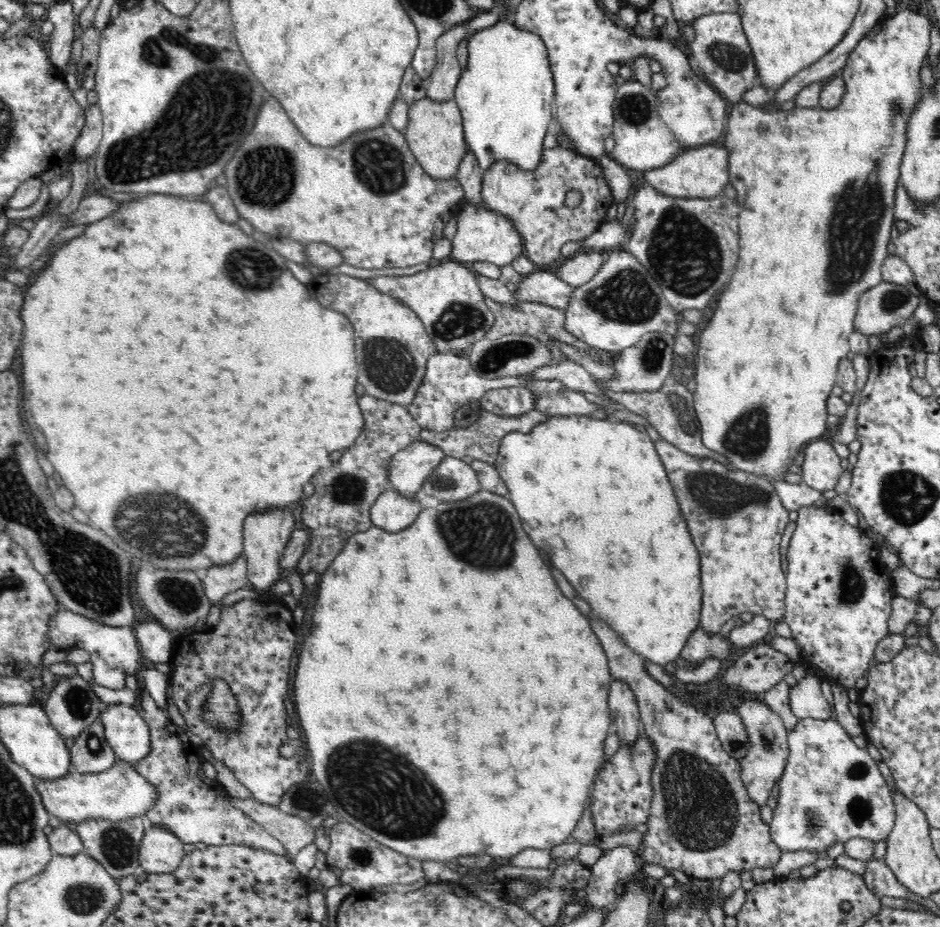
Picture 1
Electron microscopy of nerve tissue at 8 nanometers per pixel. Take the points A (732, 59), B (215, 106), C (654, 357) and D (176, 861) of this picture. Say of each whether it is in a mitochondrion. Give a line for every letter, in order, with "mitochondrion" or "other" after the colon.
A: mitochondrion
B: mitochondrion
C: mitochondrion
D: other

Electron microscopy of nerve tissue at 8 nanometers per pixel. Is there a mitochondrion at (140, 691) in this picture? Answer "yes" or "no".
no

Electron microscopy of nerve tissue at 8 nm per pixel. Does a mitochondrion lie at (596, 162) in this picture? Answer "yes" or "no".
no

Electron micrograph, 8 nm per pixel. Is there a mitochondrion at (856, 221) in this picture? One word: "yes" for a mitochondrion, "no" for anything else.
yes

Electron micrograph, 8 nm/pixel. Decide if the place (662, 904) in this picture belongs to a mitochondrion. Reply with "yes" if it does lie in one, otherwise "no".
no

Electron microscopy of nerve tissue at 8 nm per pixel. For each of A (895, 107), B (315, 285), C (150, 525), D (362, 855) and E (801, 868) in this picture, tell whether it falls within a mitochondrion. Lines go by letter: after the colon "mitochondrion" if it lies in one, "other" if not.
A: mitochondrion
B: other
C: mitochondrion
D: mitochondrion
E: other

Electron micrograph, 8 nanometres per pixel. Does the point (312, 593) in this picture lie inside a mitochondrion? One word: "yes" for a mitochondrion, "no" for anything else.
no

